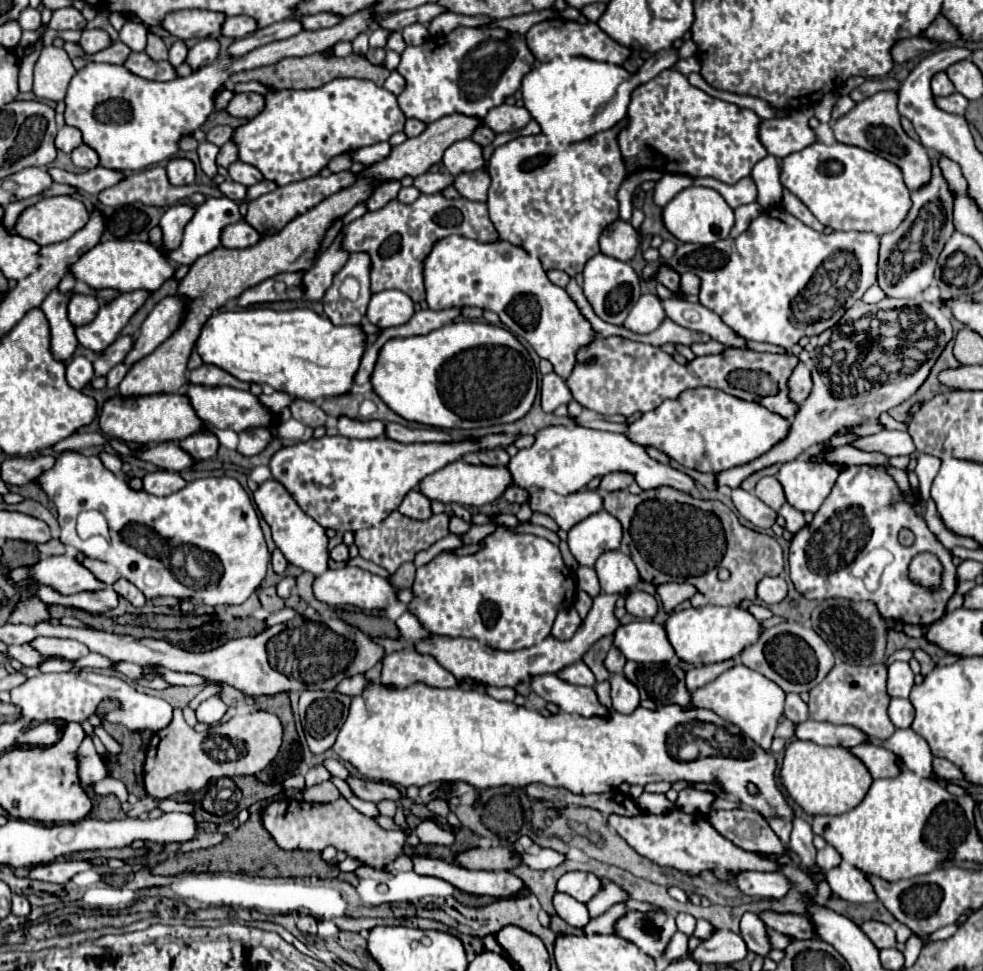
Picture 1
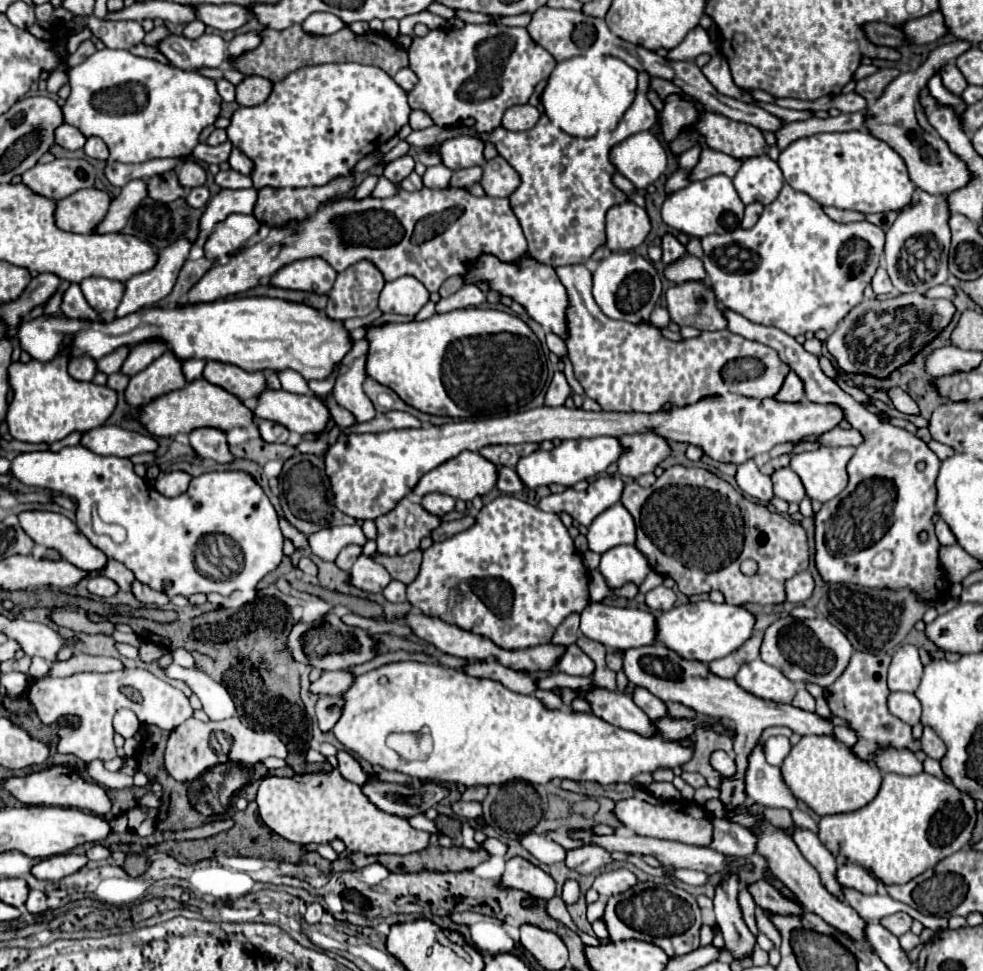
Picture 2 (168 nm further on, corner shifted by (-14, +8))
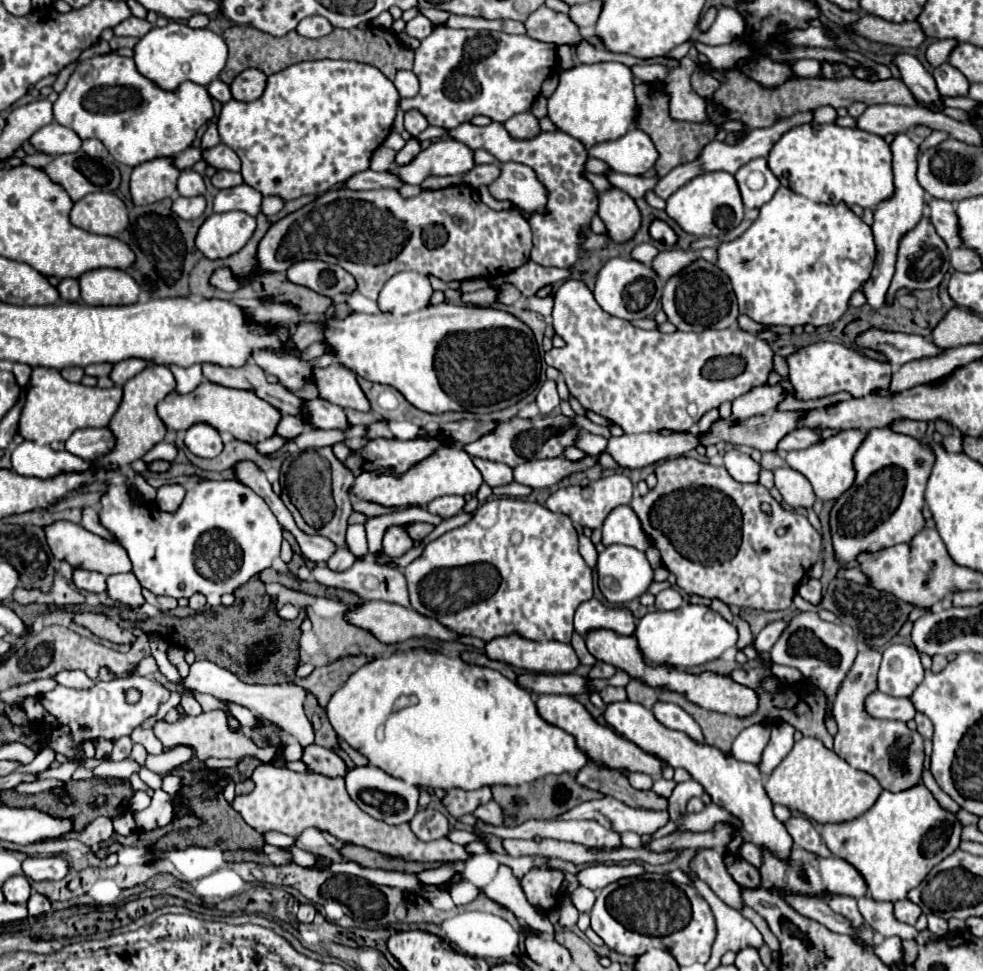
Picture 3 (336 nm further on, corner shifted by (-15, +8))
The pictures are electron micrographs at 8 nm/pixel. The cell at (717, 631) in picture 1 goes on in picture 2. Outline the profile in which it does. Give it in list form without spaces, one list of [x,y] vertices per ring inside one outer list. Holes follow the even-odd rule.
[[[697,601],[661,613],[657,617],[657,639],[685,659],[711,663],[739,649],[753,635],[753,627],[755,615],[741,605]]]

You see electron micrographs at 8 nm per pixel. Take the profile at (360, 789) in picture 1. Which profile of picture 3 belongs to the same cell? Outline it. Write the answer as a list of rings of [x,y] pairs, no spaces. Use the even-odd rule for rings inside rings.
[[[320,745],[304,747],[302,761],[304,761],[308,771],[320,773],[320,775],[326,775],[326,777],[344,777],[346,771],[348,771],[344,761],[332,749],[326,749],[326,747],[320,747]]]

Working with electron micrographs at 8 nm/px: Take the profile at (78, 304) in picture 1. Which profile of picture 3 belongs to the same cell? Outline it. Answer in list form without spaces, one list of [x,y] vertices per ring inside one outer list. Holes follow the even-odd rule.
[[[94,269],[80,277],[80,297],[88,305],[130,305],[140,297],[140,285],[128,271]]]

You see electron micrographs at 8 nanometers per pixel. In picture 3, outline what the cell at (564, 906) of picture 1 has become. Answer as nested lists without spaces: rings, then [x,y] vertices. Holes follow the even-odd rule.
[[[578,887],[578,889],[572,893],[572,905],[574,905],[580,913],[590,913],[594,901],[596,901],[594,891],[590,891],[590,889],[586,889],[586,887]]]

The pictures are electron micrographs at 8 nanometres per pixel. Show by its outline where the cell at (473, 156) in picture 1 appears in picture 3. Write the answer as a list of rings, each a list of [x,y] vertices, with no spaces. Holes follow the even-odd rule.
[[[440,139],[422,149],[408,165],[394,165],[394,173],[402,183],[420,185],[432,175],[464,175],[474,167],[472,151],[456,139]]]

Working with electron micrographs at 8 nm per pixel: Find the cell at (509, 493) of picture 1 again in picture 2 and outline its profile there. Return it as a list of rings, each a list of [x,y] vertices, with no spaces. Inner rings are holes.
[[[499,467],[499,479],[497,479],[497,489],[503,493],[519,493],[523,491],[523,481],[519,481],[519,475],[511,467]]]

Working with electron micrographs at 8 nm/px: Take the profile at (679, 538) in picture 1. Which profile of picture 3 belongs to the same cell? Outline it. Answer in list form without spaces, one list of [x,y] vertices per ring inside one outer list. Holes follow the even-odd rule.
[[[686,455],[658,463],[654,473],[658,479],[656,487],[644,497],[634,495],[630,507],[640,517],[646,535],[662,553],[664,567],[676,575],[676,585],[684,593],[720,599],[726,605],[760,611],[780,611],[792,605],[792,597],[800,579],[818,561],[822,547],[820,533],[804,515],[798,515],[796,511],[784,511],[764,485],[744,485],[732,481],[724,467],[714,467]],[[762,503],[770,503],[770,513],[760,509]],[[778,527],[786,527],[786,535],[776,535]]]

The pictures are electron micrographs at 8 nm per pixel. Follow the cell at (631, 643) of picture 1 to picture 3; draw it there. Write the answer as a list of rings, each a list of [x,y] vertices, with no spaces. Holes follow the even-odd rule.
[[[588,599],[576,609],[574,629],[580,635],[586,635],[592,629],[612,629],[620,635],[632,635],[636,629],[636,619],[628,609],[604,607],[596,599]]]

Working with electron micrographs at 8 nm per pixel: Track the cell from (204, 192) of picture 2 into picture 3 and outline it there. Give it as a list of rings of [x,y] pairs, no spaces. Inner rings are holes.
[[[178,197],[172,203],[172,213],[176,213],[178,217],[182,217],[186,221],[200,217],[204,213],[204,209],[206,209],[204,197]]]

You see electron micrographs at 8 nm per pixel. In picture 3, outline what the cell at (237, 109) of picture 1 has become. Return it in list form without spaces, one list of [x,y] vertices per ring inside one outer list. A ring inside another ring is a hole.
[[[246,69],[230,85],[232,97],[236,101],[256,101],[264,93],[264,87],[266,75],[260,73],[260,69]]]

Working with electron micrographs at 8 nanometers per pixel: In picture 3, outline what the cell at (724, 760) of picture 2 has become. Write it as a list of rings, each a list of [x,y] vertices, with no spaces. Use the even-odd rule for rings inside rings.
[[[632,701],[612,703],[606,707],[604,717],[606,717],[606,723],[614,727],[616,733],[624,735],[628,741],[636,743],[646,753],[660,757],[664,763],[668,763],[672,767],[686,769],[692,775],[692,779],[696,779],[704,787],[704,791],[712,797],[712,803],[724,807],[726,811],[730,811],[738,819],[742,819],[744,833],[748,833],[750,839],[758,847],[766,847],[780,859],[788,859],[790,849],[792,849],[792,837],[786,831],[786,827],[774,817],[772,801],[764,791],[764,783],[762,783],[764,779],[756,765],[740,763],[734,757],[722,755],[716,747],[700,745],[700,743],[692,741],[686,733],[664,727],[662,723],[658,723],[654,713],[646,707],[642,707],[640,703],[632,703]]]

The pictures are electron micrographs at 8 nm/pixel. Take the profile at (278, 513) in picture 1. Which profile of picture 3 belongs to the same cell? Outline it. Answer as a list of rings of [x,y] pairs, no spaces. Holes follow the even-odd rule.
[[[350,525],[350,527],[348,527],[348,533],[346,533],[346,545],[348,545],[348,549],[350,549],[358,559],[364,557],[364,555],[368,555],[364,525]]]

